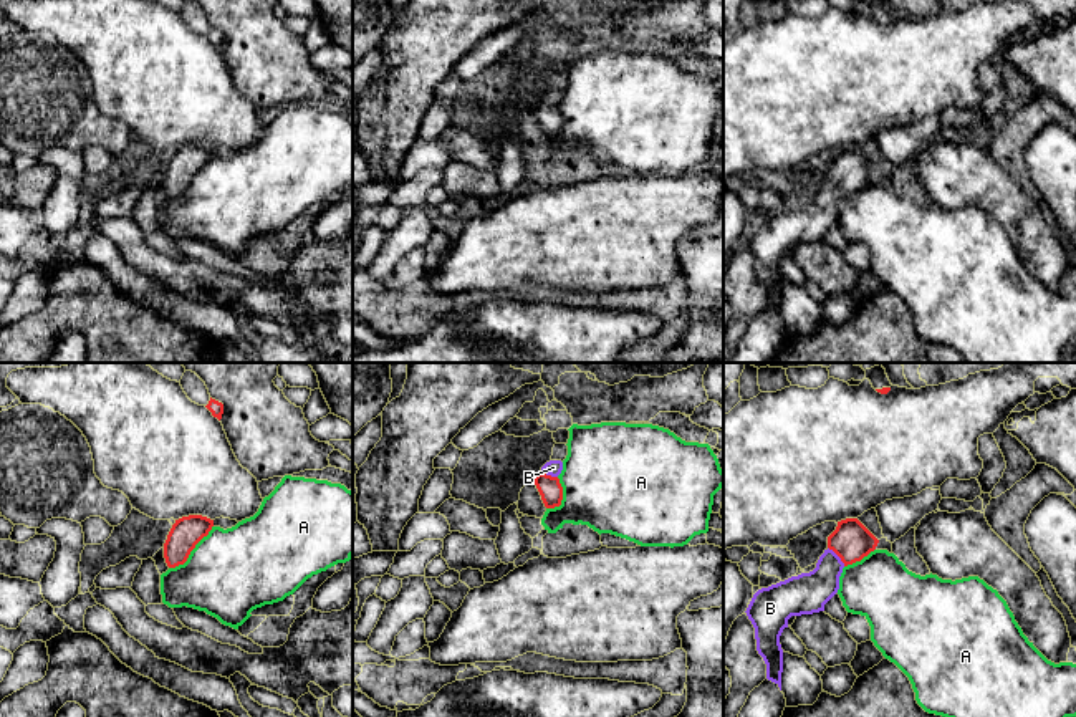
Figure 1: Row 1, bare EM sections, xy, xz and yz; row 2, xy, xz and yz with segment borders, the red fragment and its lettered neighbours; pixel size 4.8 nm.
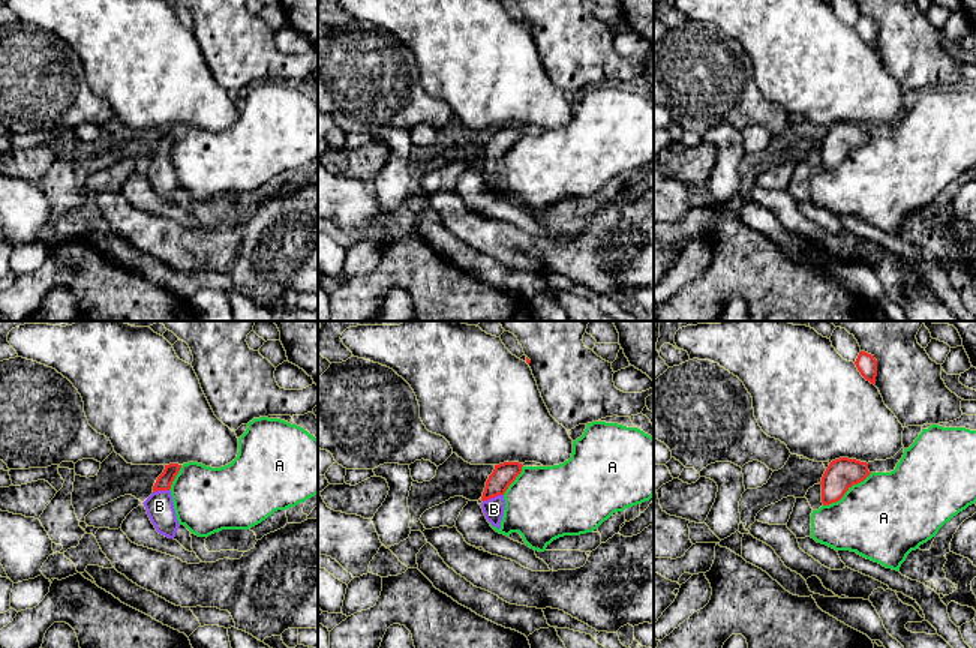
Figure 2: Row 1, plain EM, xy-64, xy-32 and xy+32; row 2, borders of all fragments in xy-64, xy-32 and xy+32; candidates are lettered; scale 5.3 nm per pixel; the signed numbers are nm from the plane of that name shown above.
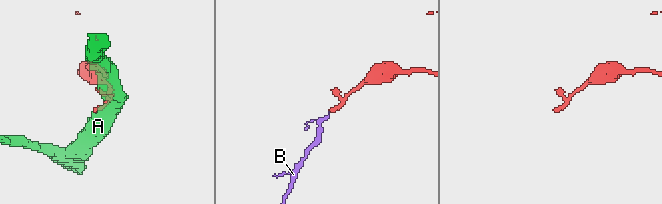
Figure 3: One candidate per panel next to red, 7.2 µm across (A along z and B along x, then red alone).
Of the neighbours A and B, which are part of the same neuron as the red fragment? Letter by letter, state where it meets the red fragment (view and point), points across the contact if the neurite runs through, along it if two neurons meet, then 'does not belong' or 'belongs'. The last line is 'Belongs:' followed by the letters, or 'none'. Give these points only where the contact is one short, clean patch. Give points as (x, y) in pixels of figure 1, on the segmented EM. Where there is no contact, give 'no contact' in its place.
A: xy (191, 550) | along xy (212, 525), (189, 557), (169, 568) | does not belong
B: yz (838, 555) | across yz (851, 540), (838, 555), (828, 572), (806, 593) | belongs
Belongs: B

